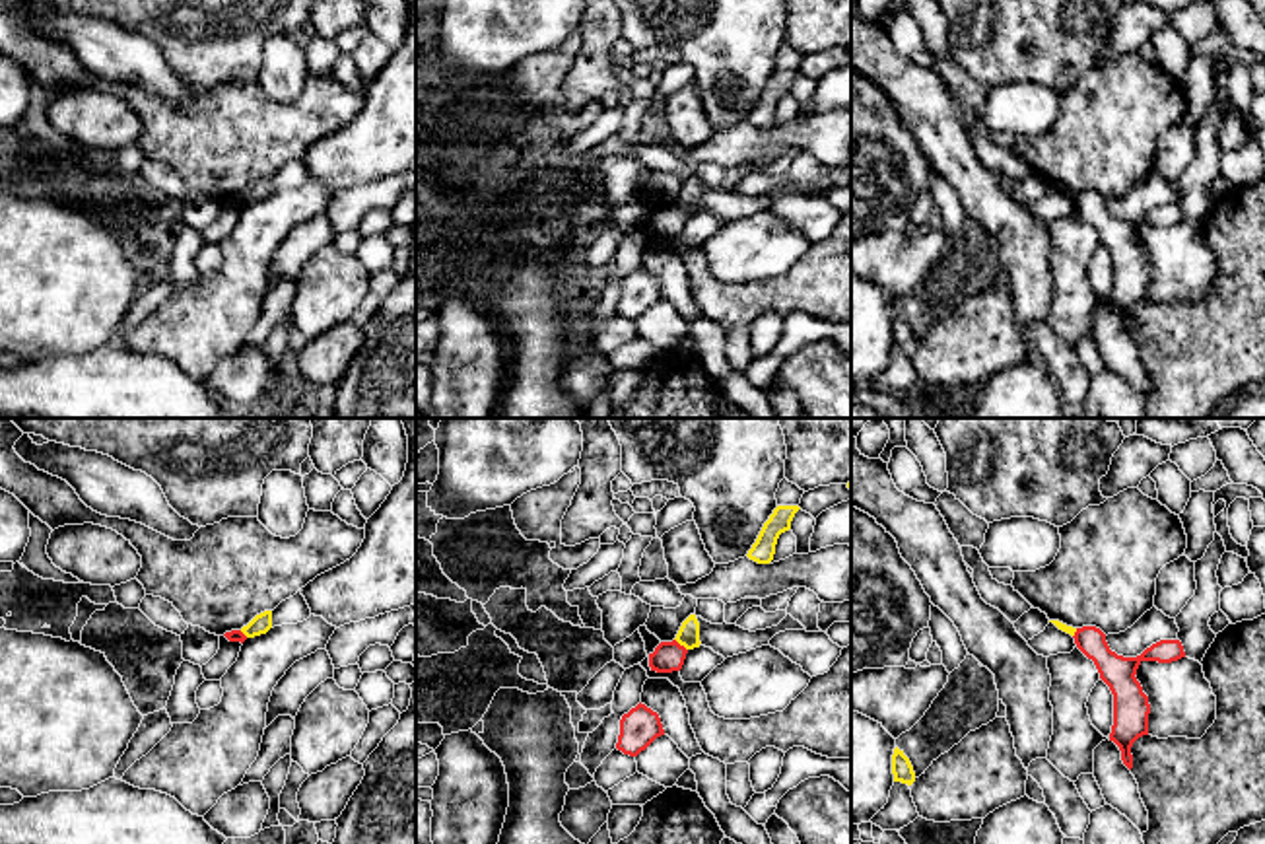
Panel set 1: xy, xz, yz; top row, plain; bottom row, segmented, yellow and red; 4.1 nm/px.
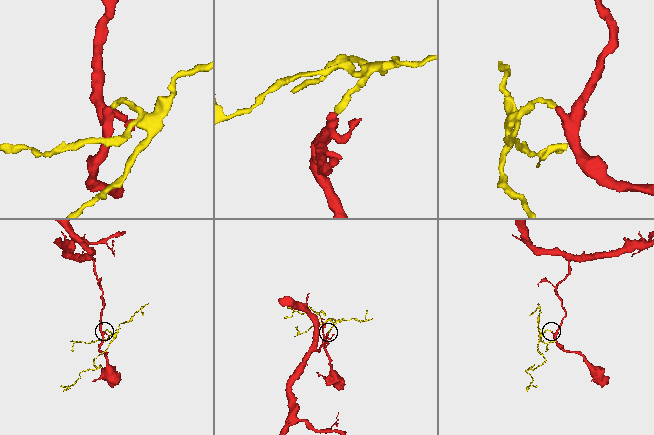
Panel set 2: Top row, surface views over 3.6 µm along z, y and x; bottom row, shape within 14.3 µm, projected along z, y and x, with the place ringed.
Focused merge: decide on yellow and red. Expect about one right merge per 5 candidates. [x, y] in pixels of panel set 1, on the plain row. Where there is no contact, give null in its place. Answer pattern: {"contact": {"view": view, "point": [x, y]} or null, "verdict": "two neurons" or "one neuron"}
{"contact": {"view": "xz", "point": [681, 209]}, "verdict": "two neurons"}

